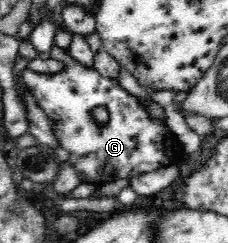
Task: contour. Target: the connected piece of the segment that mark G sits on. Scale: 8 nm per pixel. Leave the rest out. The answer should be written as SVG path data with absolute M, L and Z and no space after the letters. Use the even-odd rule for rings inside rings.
M54 45L50 53L54 60L63 62L61 72L33 74L27 68L20 80L33 92L47 115L59 146L69 152L68 164L81 172L79 184L99 187L114 180L130 180L146 172L177 166L188 157L181 142L169 130L164 114L150 115L153 100L148 102L125 91L116 78L104 77L99 70L81 65L67 50ZM97 106L106 106L109 111L106 125L97 126L91 117L91 110Z

